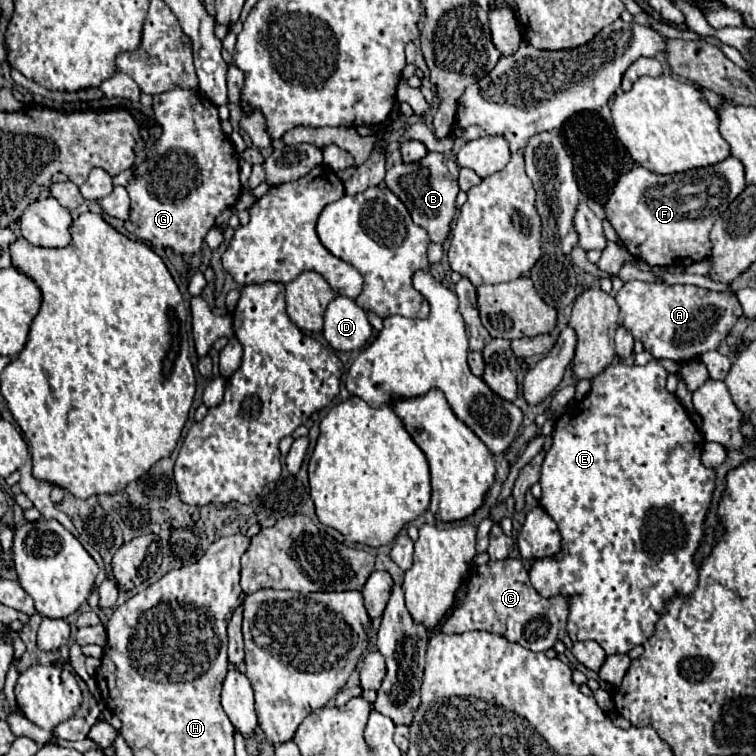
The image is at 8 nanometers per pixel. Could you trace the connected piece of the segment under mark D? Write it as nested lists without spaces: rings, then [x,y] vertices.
[[[337,296],[325,312],[323,336],[331,348],[351,352],[365,346],[373,328],[367,320],[365,310],[361,310],[351,298]]]

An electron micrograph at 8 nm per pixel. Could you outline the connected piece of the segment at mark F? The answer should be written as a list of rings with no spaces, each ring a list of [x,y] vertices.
[[[733,156],[725,158],[721,164],[667,176],[635,166],[615,180],[605,204],[605,216],[631,256],[651,266],[691,266],[711,256],[713,244],[709,232],[713,222],[745,186],[743,166]]]

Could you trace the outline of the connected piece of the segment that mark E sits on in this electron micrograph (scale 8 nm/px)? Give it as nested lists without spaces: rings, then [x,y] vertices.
[[[649,362],[645,366],[637,364],[611,364],[605,372],[601,372],[591,386],[591,392],[587,398],[577,406],[577,414],[570,414],[569,408],[557,418],[555,430],[553,430],[553,444],[543,460],[543,476],[539,484],[543,486],[543,508],[545,512],[555,520],[559,532],[561,532],[561,550],[551,558],[539,558],[529,570],[531,584],[535,590],[545,596],[557,596],[557,594],[569,594],[569,620],[567,620],[567,632],[573,642],[577,640],[595,640],[601,644],[601,648],[611,654],[627,654],[633,646],[645,644],[649,636],[655,630],[657,620],[665,614],[665,604],[673,596],[691,596],[697,588],[697,566],[693,562],[693,556],[703,542],[705,534],[705,516],[709,510],[709,504],[713,500],[715,490],[715,470],[705,468],[701,462],[703,452],[703,434],[697,430],[697,426],[687,416],[683,404],[677,400],[675,394],[667,392],[665,380],[669,372],[659,362]]]

